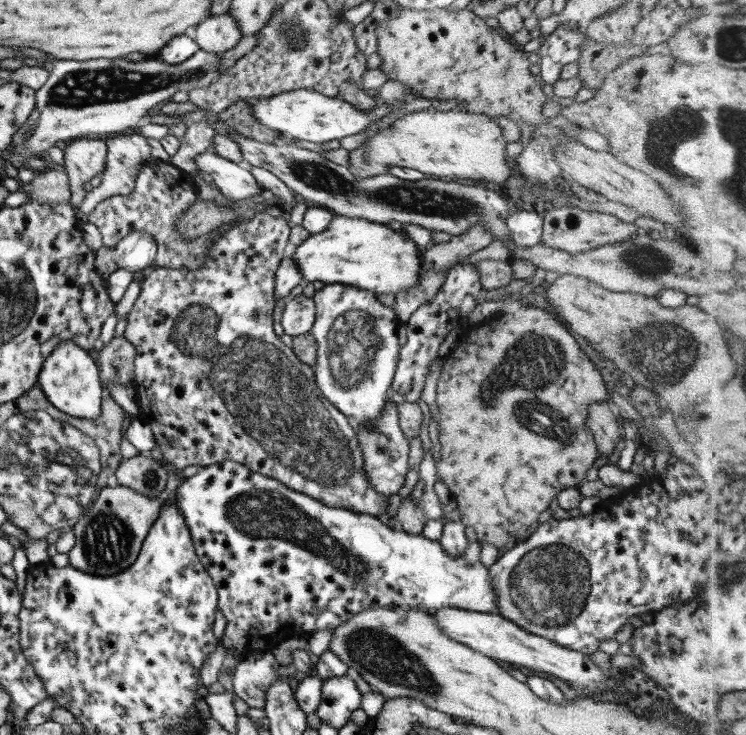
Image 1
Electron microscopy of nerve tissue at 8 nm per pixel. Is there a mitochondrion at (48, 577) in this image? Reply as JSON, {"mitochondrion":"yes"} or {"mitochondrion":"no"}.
{"mitochondrion":"no"}

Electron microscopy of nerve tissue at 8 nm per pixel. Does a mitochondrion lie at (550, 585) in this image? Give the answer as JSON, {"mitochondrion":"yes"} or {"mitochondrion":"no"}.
{"mitochondrion":"yes"}

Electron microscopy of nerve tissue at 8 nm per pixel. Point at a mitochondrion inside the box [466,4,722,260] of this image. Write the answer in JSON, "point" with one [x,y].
{"point":[665,132]}

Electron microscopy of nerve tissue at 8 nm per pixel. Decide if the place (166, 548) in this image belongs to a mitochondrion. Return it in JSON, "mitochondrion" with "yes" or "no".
{"mitochondrion":"no"}

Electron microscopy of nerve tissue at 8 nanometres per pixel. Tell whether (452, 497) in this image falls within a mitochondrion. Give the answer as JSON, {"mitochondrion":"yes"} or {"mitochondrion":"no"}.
{"mitochondrion":"no"}

